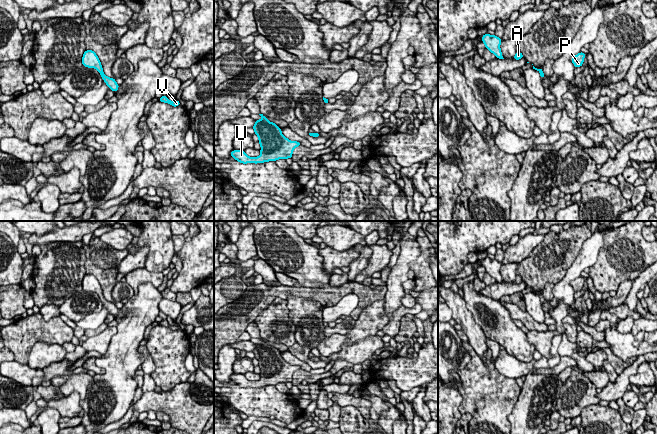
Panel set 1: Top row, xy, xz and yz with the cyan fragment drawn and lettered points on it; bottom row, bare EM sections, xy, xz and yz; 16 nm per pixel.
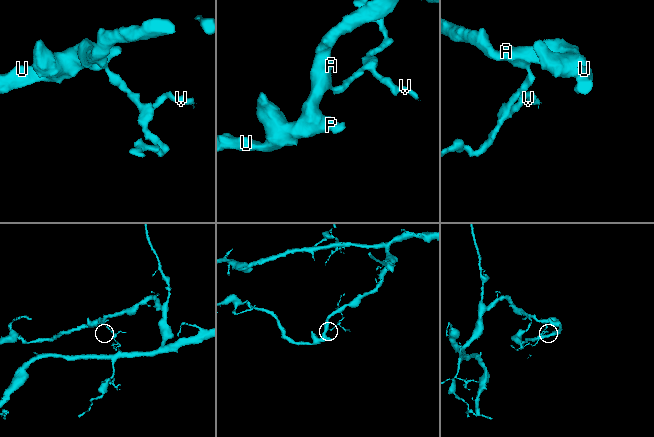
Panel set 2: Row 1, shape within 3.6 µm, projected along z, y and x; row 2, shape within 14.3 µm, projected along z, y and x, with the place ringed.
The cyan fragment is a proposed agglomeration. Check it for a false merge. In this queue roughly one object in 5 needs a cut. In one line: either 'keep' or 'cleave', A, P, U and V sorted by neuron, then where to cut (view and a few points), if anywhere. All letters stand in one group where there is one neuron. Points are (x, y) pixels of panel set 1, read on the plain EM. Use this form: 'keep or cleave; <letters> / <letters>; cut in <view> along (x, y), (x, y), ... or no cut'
keep; A P U V; no cut

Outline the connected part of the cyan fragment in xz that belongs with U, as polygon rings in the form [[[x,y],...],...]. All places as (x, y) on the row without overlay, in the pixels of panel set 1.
[[[259,338],[262,343],[255,344],[252,351],[258,360],[261,370],[261,378],[258,381],[249,381],[243,374],[233,374],[230,378],[236,385],[240,387],[263,387],[268,385],[276,385],[278,383],[292,382],[295,371],[301,370],[300,366],[290,365],[284,361],[281,353],[275,348],[267,344],[263,338]]]

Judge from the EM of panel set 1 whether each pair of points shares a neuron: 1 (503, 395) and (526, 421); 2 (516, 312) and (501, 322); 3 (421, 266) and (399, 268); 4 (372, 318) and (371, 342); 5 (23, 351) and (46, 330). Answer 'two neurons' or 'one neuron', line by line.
1: two neurons
2: two neurons
3: two neurons
4: two neurons
5: one neuron

